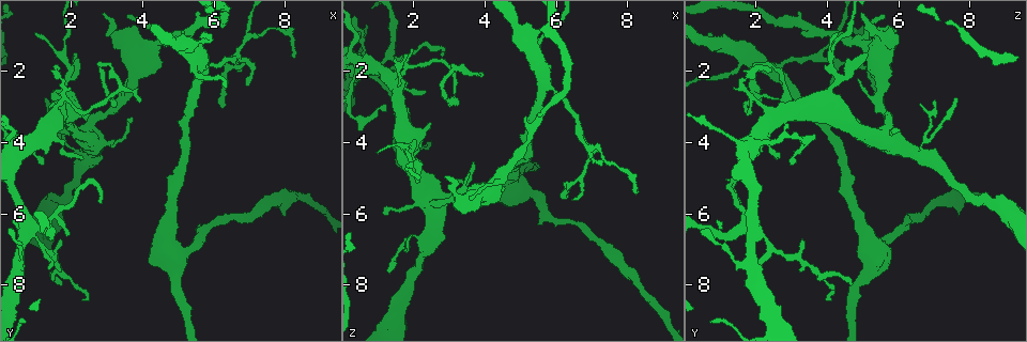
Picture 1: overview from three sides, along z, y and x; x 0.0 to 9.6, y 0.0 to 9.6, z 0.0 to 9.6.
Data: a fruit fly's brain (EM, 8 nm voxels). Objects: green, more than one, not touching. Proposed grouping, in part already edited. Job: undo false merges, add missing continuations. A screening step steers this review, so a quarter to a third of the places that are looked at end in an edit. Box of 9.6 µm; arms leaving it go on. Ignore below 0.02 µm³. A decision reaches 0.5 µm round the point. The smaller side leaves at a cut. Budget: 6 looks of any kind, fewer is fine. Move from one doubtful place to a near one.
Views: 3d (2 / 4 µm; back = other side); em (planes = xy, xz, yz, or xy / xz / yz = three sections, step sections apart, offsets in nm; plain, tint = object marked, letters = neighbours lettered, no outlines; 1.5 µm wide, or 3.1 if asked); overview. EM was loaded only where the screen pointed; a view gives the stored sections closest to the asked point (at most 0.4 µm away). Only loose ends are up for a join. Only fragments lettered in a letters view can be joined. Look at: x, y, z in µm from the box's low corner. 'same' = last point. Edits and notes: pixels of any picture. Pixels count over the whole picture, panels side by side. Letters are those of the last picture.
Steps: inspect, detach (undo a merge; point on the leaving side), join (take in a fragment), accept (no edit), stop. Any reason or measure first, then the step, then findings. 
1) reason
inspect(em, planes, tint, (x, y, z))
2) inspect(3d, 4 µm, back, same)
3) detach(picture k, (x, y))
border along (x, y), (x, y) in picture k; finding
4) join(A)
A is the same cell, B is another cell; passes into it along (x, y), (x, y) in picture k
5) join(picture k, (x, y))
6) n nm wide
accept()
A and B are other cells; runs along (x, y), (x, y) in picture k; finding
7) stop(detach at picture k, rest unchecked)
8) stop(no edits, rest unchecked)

branch stops here
inspect(3d, 4 µm, (2.05, 1.45, 5.15))

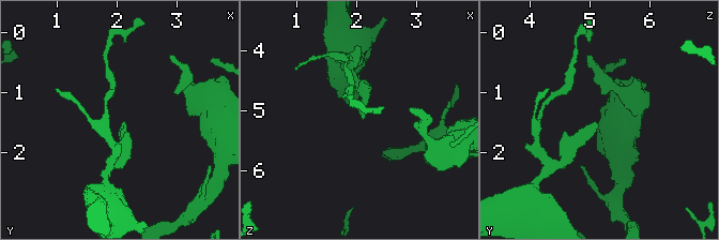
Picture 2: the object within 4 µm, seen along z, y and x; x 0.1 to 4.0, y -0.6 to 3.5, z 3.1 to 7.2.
inspect(em, planes, plain, (2.10, 1.50, 5.10))

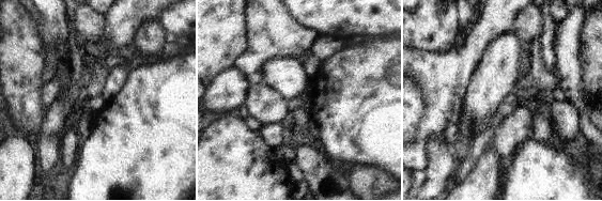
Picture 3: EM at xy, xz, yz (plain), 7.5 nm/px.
inspect(em, planes, letters, same)

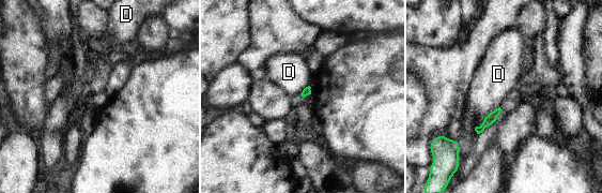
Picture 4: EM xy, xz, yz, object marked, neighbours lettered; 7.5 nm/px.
accept()
D is another cell; none of them fits

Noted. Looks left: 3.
calibre changes
inspect(3d, 4 µm, (1.80, 4.00, 6.75))

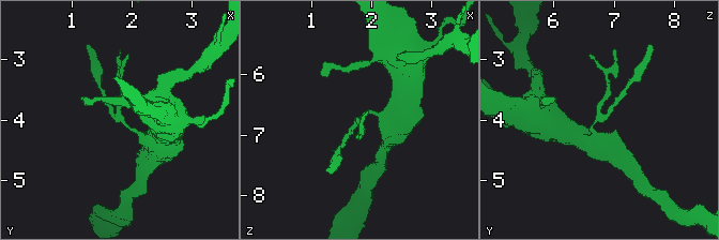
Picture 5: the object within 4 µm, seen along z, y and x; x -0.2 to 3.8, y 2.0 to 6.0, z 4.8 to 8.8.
now the EM
inspect(em, planes, letters, (1.80, 4.00, 6.75))

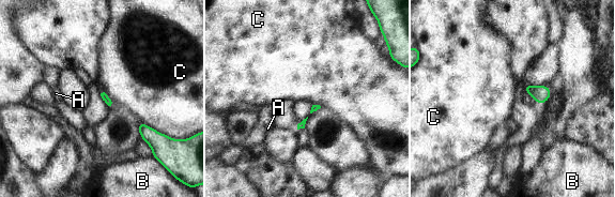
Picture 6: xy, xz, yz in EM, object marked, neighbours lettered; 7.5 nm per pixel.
accept()
A, B and C are other cells; border along (140, 121), (167, 136) in picture 6; all the same cell

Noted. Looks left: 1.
stop(no edits, rest unchecked)

